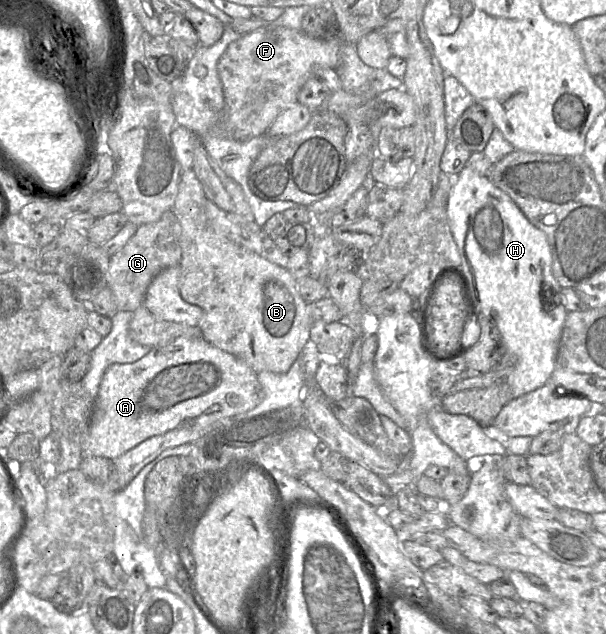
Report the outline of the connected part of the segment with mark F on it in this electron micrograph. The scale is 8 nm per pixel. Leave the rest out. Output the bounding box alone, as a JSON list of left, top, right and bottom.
[210,25,343,141]

